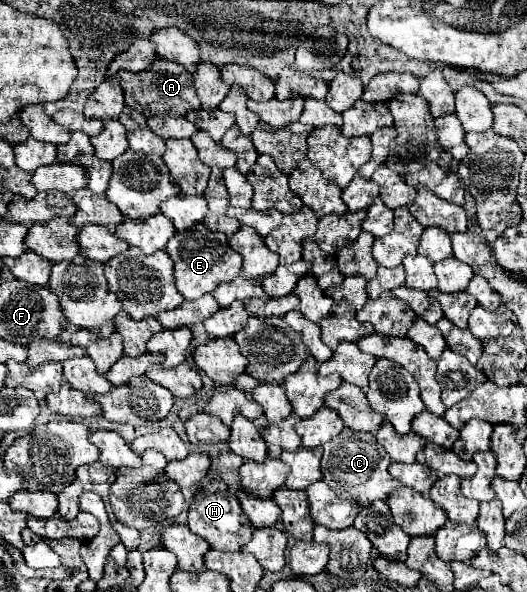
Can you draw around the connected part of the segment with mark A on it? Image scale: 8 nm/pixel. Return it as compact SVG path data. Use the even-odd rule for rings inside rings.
M157 57L151 63L151 67L147 67L143 73L119 71L119 83L125 93L125 105L131 109L139 109L139 113L143 113L145 117L155 117L155 115L183 117L187 111L201 107L191 73L187 73L187 69L183 69L179 63L161 57Z

